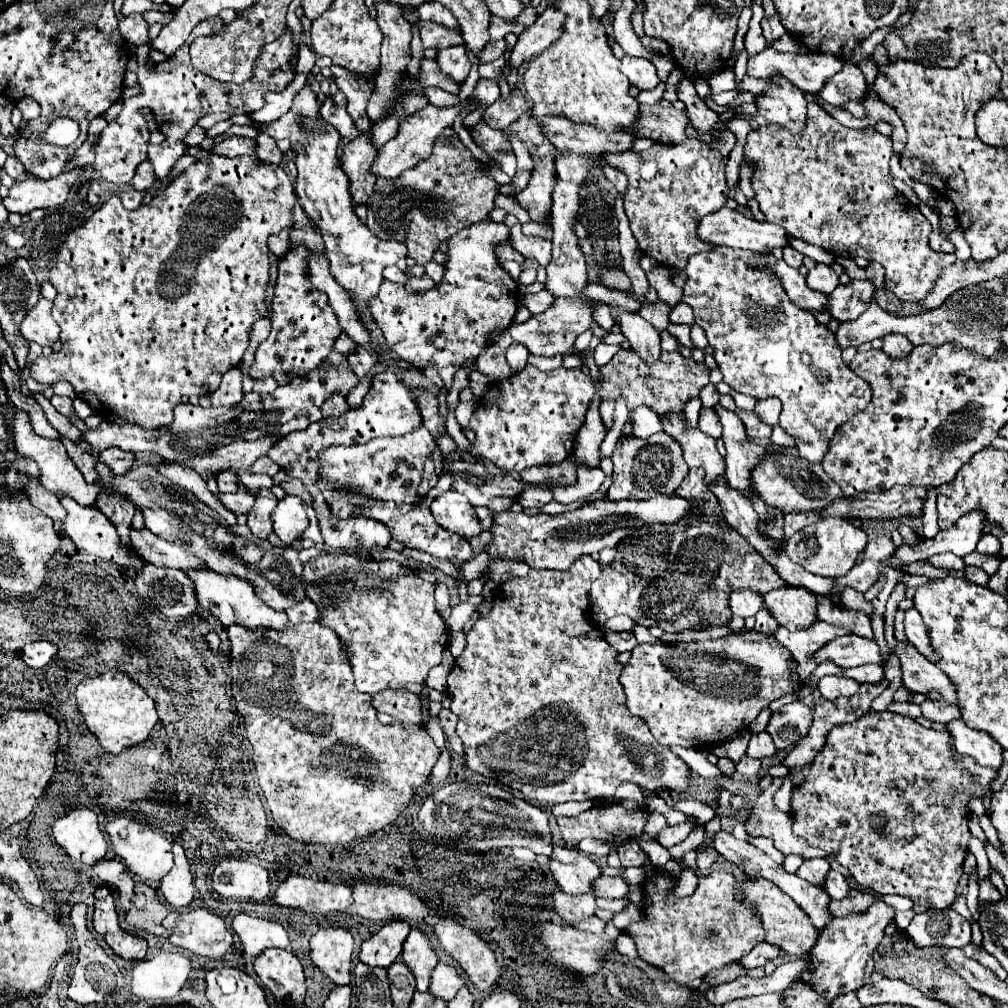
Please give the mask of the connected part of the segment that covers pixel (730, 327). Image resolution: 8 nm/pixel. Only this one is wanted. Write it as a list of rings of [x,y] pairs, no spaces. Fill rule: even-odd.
[[[713,247],[707,253],[689,257],[685,269],[689,279],[683,287],[683,301],[693,307],[695,323],[703,327],[709,345],[715,349],[713,357],[719,365],[719,371],[723,373],[723,381],[735,391],[755,399],[777,397],[787,413],[787,419],[781,419],[779,425],[797,441],[801,457],[811,463],[821,463],[833,431],[869,405],[871,387],[843,363],[841,347],[837,345],[833,331],[817,323],[809,311],[793,305],[781,283],[777,283],[769,271],[753,271],[747,267],[747,261],[753,259],[761,263],[761,255],[763,253]]]

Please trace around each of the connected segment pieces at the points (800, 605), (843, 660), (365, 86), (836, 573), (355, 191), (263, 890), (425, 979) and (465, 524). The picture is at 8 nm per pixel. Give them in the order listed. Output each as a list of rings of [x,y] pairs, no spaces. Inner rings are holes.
[[[779,587],[763,595],[765,607],[777,619],[777,623],[789,631],[799,631],[811,627],[817,619],[815,595],[807,589]]]
[[[845,635],[829,641],[819,651],[813,653],[815,663],[833,661],[837,667],[857,667],[865,663],[881,663],[881,649],[875,641],[857,637],[857,635]]]
[[[333,65],[331,67],[337,87],[347,95],[347,113],[351,115],[359,133],[367,133],[371,129],[371,121],[365,113],[367,101],[373,91],[373,79],[357,79],[357,75],[349,75],[349,71]]]
[[[829,517],[819,523],[813,523],[801,531],[797,531],[793,537],[785,541],[785,553],[793,563],[801,565],[805,571],[821,577],[841,577],[847,575],[849,569],[855,565],[857,555],[867,545],[867,533],[861,527],[851,525],[847,519]]]
[[[359,135],[351,143],[343,147],[341,157],[341,169],[349,177],[349,193],[353,207],[367,205],[369,195],[373,195],[375,179],[369,175],[369,163],[373,163],[373,155],[377,155],[377,149],[369,141],[371,135]]]
[[[227,859],[213,871],[213,891],[221,899],[265,901],[271,891],[267,869],[249,861]]]
[[[413,929],[407,935],[407,939],[403,943],[401,959],[411,969],[411,973],[415,975],[417,991],[427,991],[427,987],[429,987],[429,975],[431,975],[433,967],[437,965],[439,957],[435,955],[435,951],[431,949],[429,941],[425,939],[425,935],[421,931]]]
[[[449,489],[447,493],[441,493],[431,503],[431,513],[435,521],[445,527],[447,531],[459,533],[461,537],[471,537],[481,533],[479,521],[473,513],[471,503],[465,499],[465,495]]]

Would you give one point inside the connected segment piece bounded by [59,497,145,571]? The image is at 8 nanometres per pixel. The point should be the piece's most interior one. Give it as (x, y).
(89, 529)

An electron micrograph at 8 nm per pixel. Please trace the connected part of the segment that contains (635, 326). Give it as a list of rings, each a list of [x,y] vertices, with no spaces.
[[[619,313],[615,317],[615,323],[621,327],[621,333],[629,339],[631,349],[641,355],[641,359],[647,359],[647,363],[653,363],[661,355],[659,347],[659,333],[651,323],[647,323],[637,313]]]

